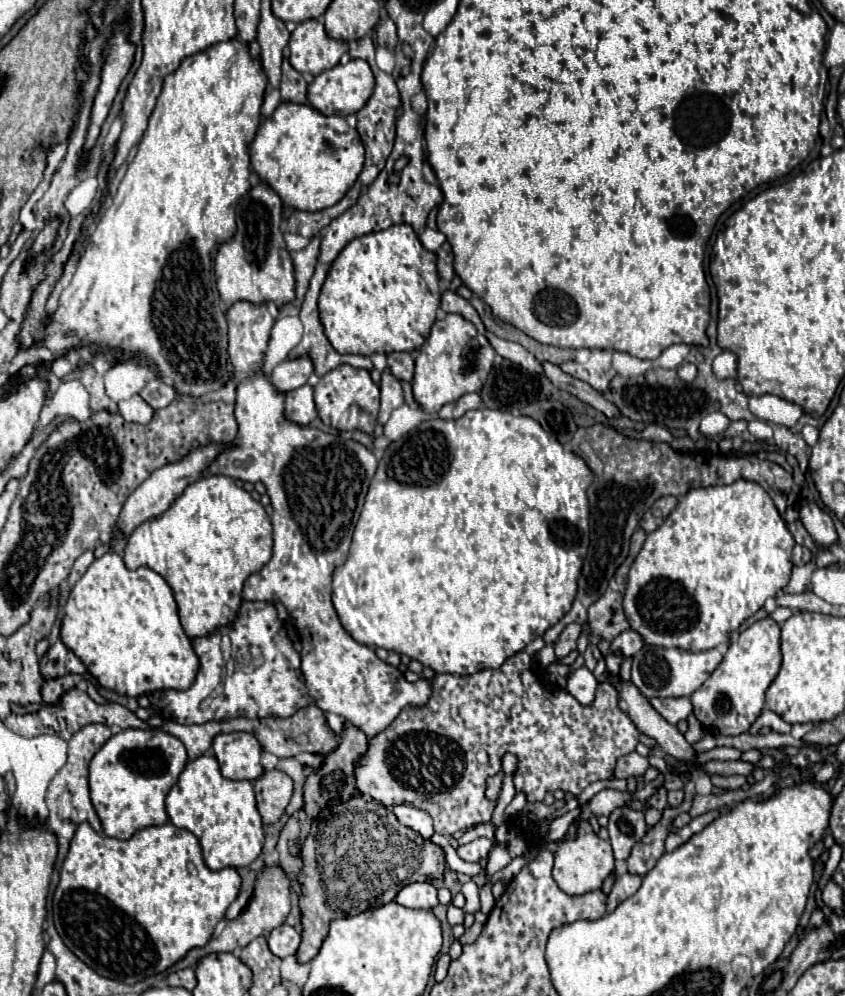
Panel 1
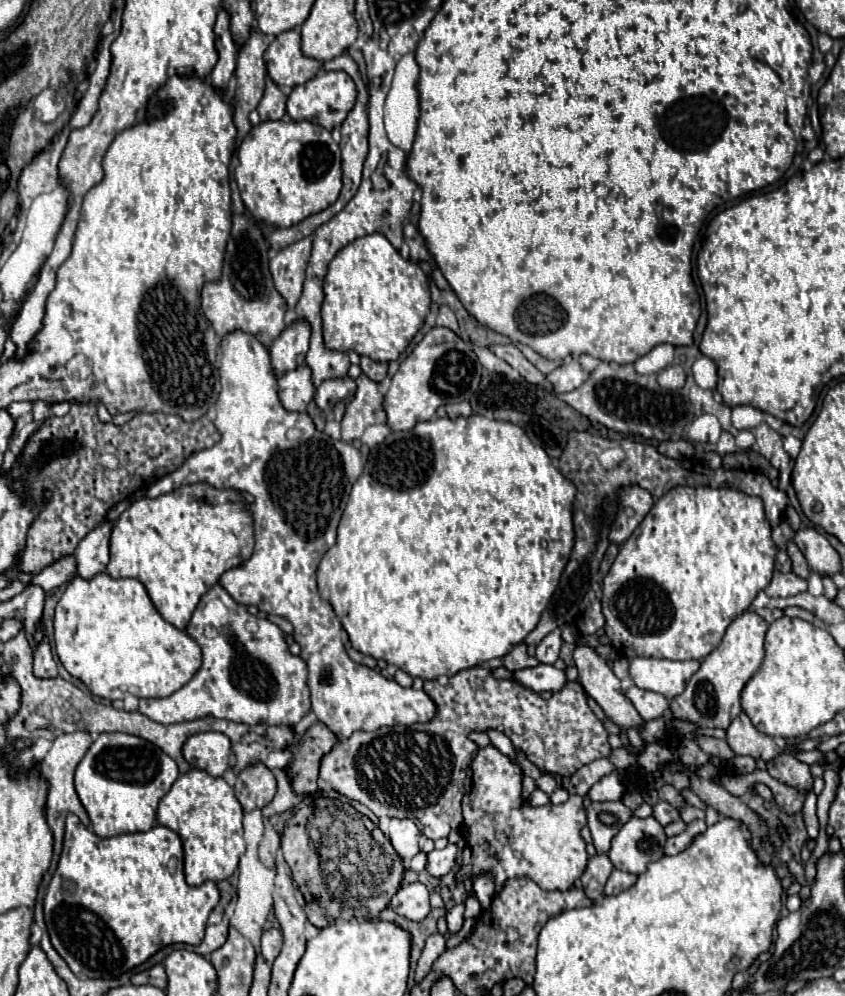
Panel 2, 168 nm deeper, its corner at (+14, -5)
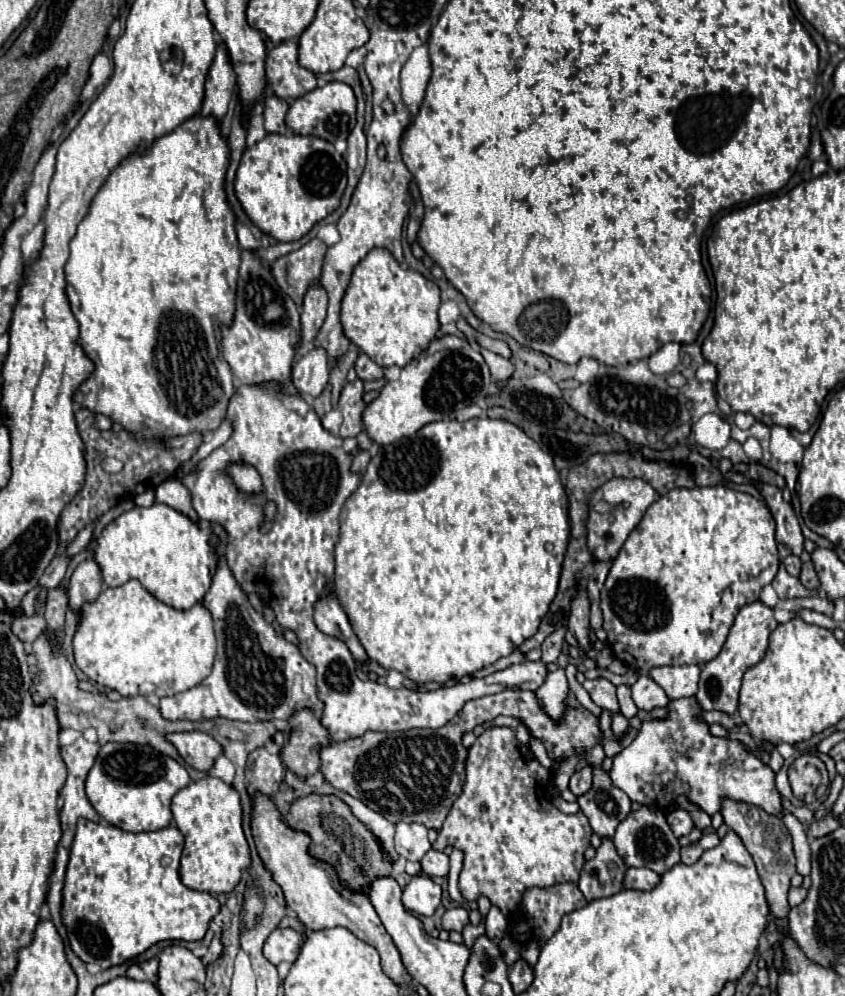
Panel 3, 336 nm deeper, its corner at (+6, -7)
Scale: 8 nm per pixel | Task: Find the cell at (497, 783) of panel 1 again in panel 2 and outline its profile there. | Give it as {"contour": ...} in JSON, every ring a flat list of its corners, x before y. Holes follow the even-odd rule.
{"contour":[[488,745,478,751,466,777,466,797,462,799,466,847,462,851,460,879,488,873,494,877,496,891,506,877,530,877,544,891,568,891,576,887,586,865,586,843,580,835,586,825,582,797,570,795,562,805,530,807,520,797,522,771,498,749]]}

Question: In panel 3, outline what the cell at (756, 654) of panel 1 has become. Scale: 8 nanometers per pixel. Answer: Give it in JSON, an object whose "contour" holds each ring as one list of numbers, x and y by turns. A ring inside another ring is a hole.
{"contour":[[754,601,744,605,738,615,736,621,730,629,730,635,722,647,722,651,718,653,718,657,714,657,712,661,708,661,702,669,700,675,700,687,696,693,696,699,700,703,700,707,704,711,724,711,728,715,734,715,738,709,738,691,740,691,740,683,742,683,742,675,748,667,756,665,762,661,766,649,768,649,768,635,778,627,774,613,770,607,766,607,762,601]]}

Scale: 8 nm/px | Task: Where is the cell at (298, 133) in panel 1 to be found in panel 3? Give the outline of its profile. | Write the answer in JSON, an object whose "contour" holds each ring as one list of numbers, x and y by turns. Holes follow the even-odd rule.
{"contour":[[266,135,262,141,244,151,234,181,236,197,248,219,262,233,284,243,302,239,318,221,330,215,340,205,344,189,346,189,344,157,334,149,332,143,322,141,318,137,300,137,300,135]]}

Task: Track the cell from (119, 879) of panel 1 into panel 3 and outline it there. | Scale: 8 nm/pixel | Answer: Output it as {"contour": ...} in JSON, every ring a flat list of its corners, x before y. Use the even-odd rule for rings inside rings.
{"contour":[[78,819,78,829,74,835,64,883,62,919,68,929,72,951,90,969,106,969,134,959,158,941,200,941,206,935,208,923,218,913,220,903,212,893,192,891,182,885,178,873,182,845,184,835,174,825,158,831,130,833,108,823]]}

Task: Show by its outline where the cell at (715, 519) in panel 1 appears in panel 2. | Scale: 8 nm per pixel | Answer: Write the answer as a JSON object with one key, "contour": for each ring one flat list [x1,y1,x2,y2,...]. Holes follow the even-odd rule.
{"contour":[[726,487,670,489,670,493,654,503,640,527,620,547,612,569,604,577,602,613,612,647,626,659,658,657,670,661,702,661,720,645,728,625,770,585,776,551,760,497]]}

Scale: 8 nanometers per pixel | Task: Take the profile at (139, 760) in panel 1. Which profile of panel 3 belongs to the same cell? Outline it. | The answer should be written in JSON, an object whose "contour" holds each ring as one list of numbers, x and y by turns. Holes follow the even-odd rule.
{"contour":[[106,743,100,749,100,753,96,757,96,763,88,773,86,795,92,803,92,807,110,825,122,827,124,831,158,831,158,829,170,825,170,821,172,821,170,801,188,783,190,783,188,771,180,763,176,763,174,759,154,751,152,747,138,747,138,745,132,745,132,743]]}

